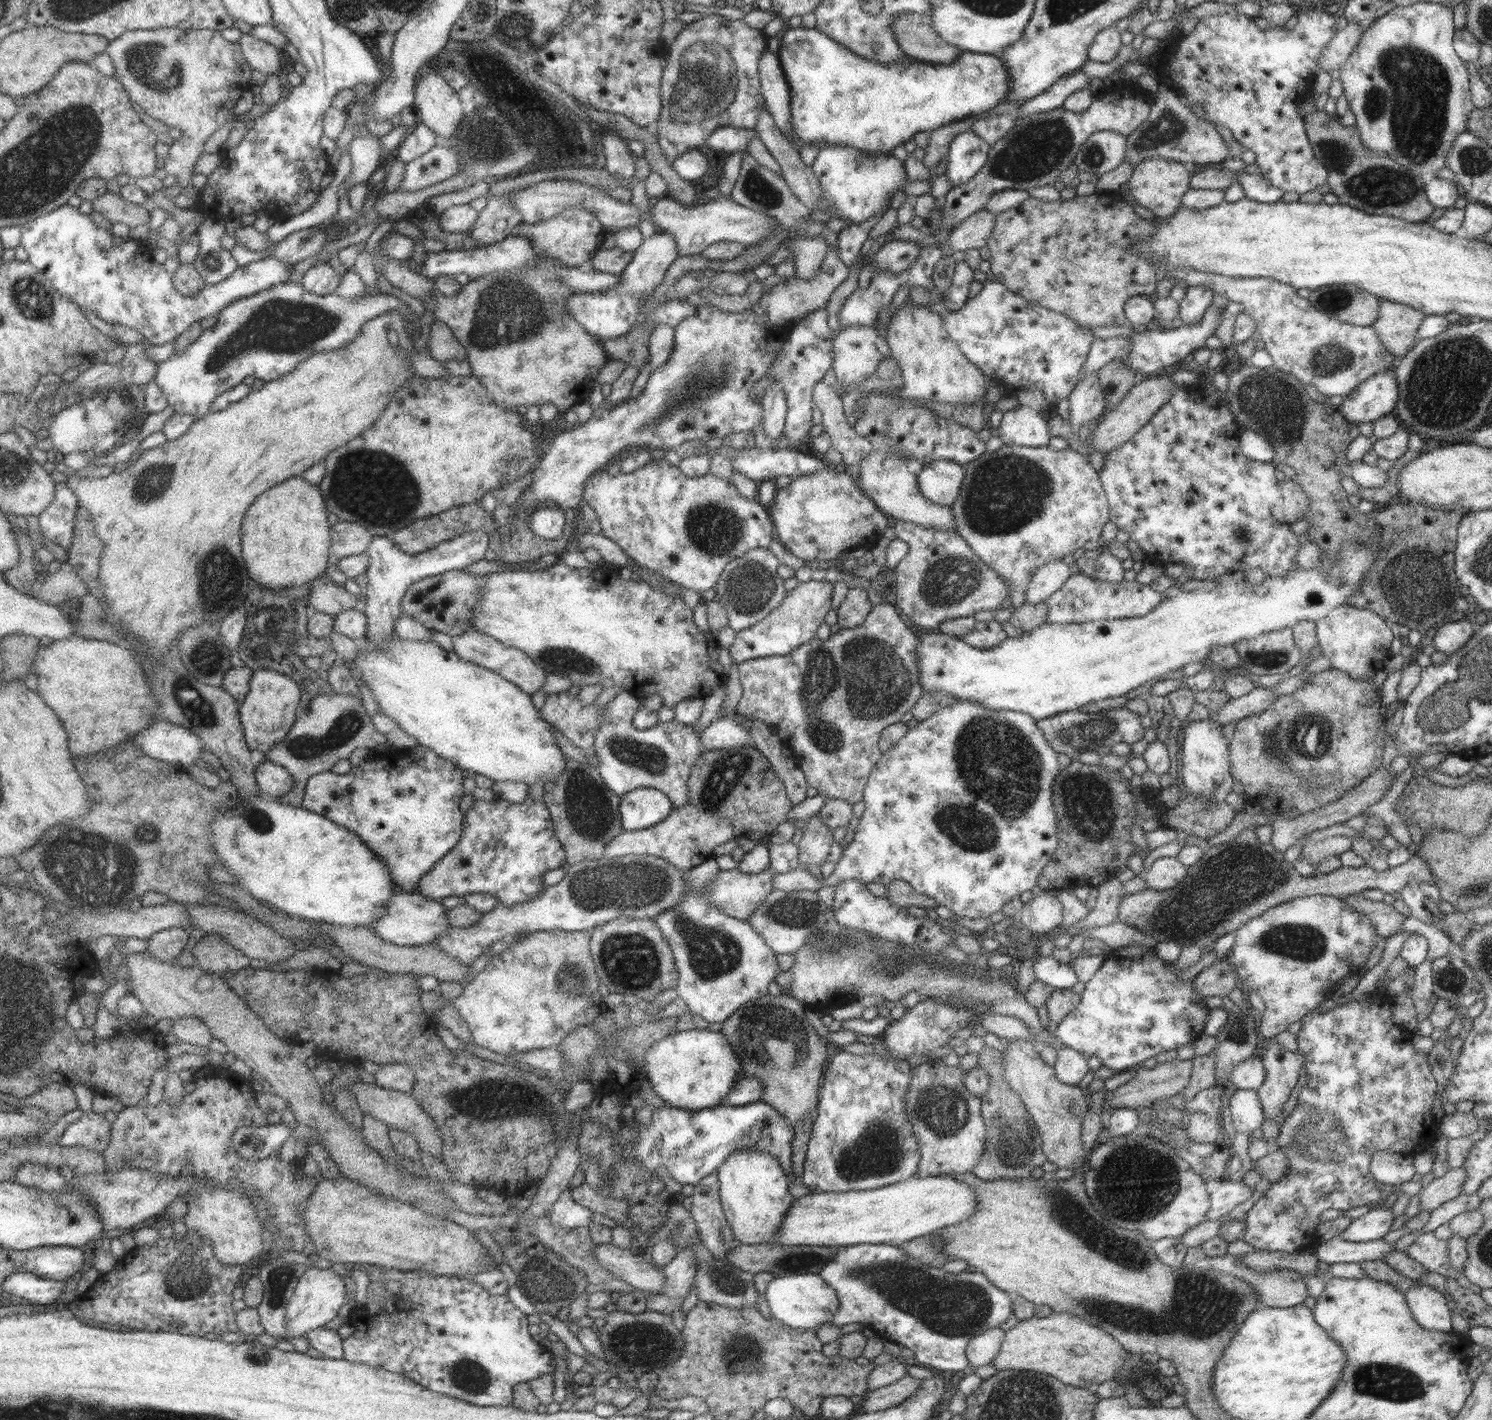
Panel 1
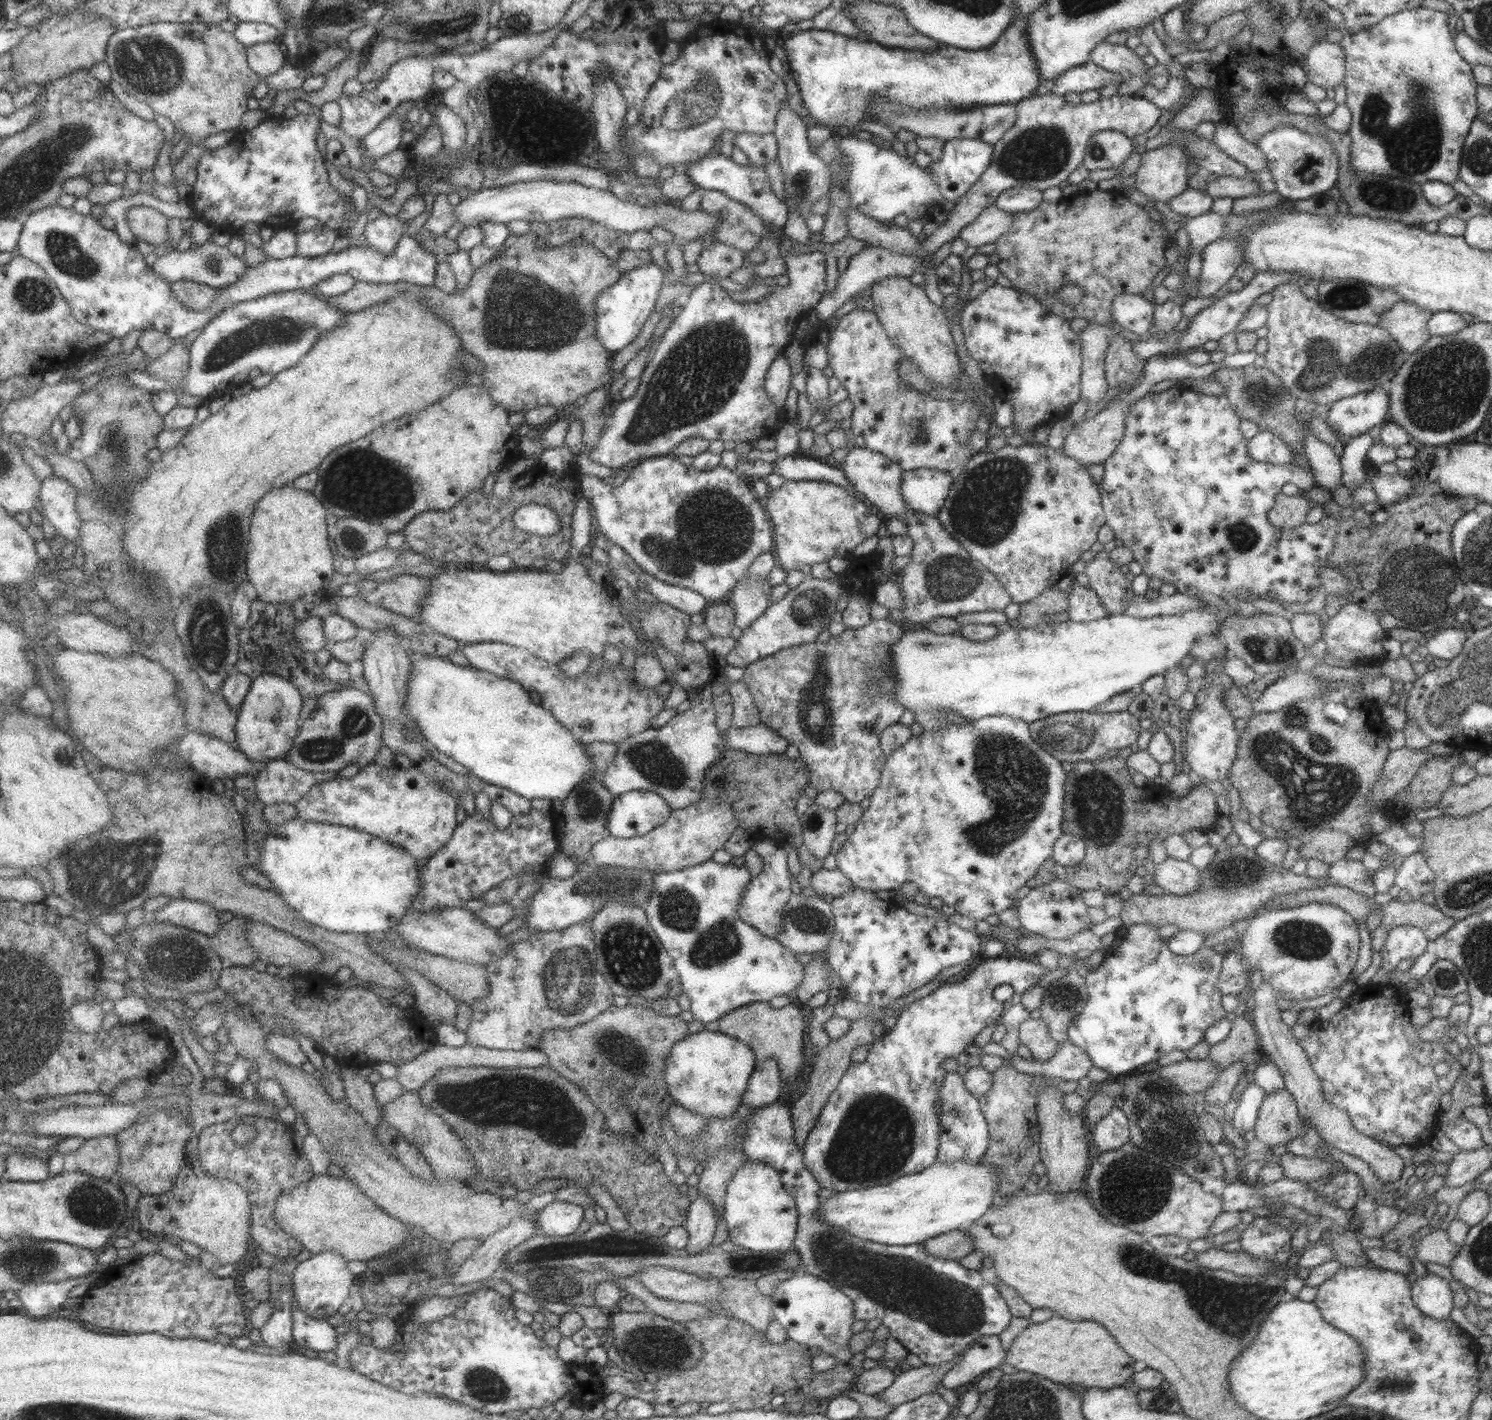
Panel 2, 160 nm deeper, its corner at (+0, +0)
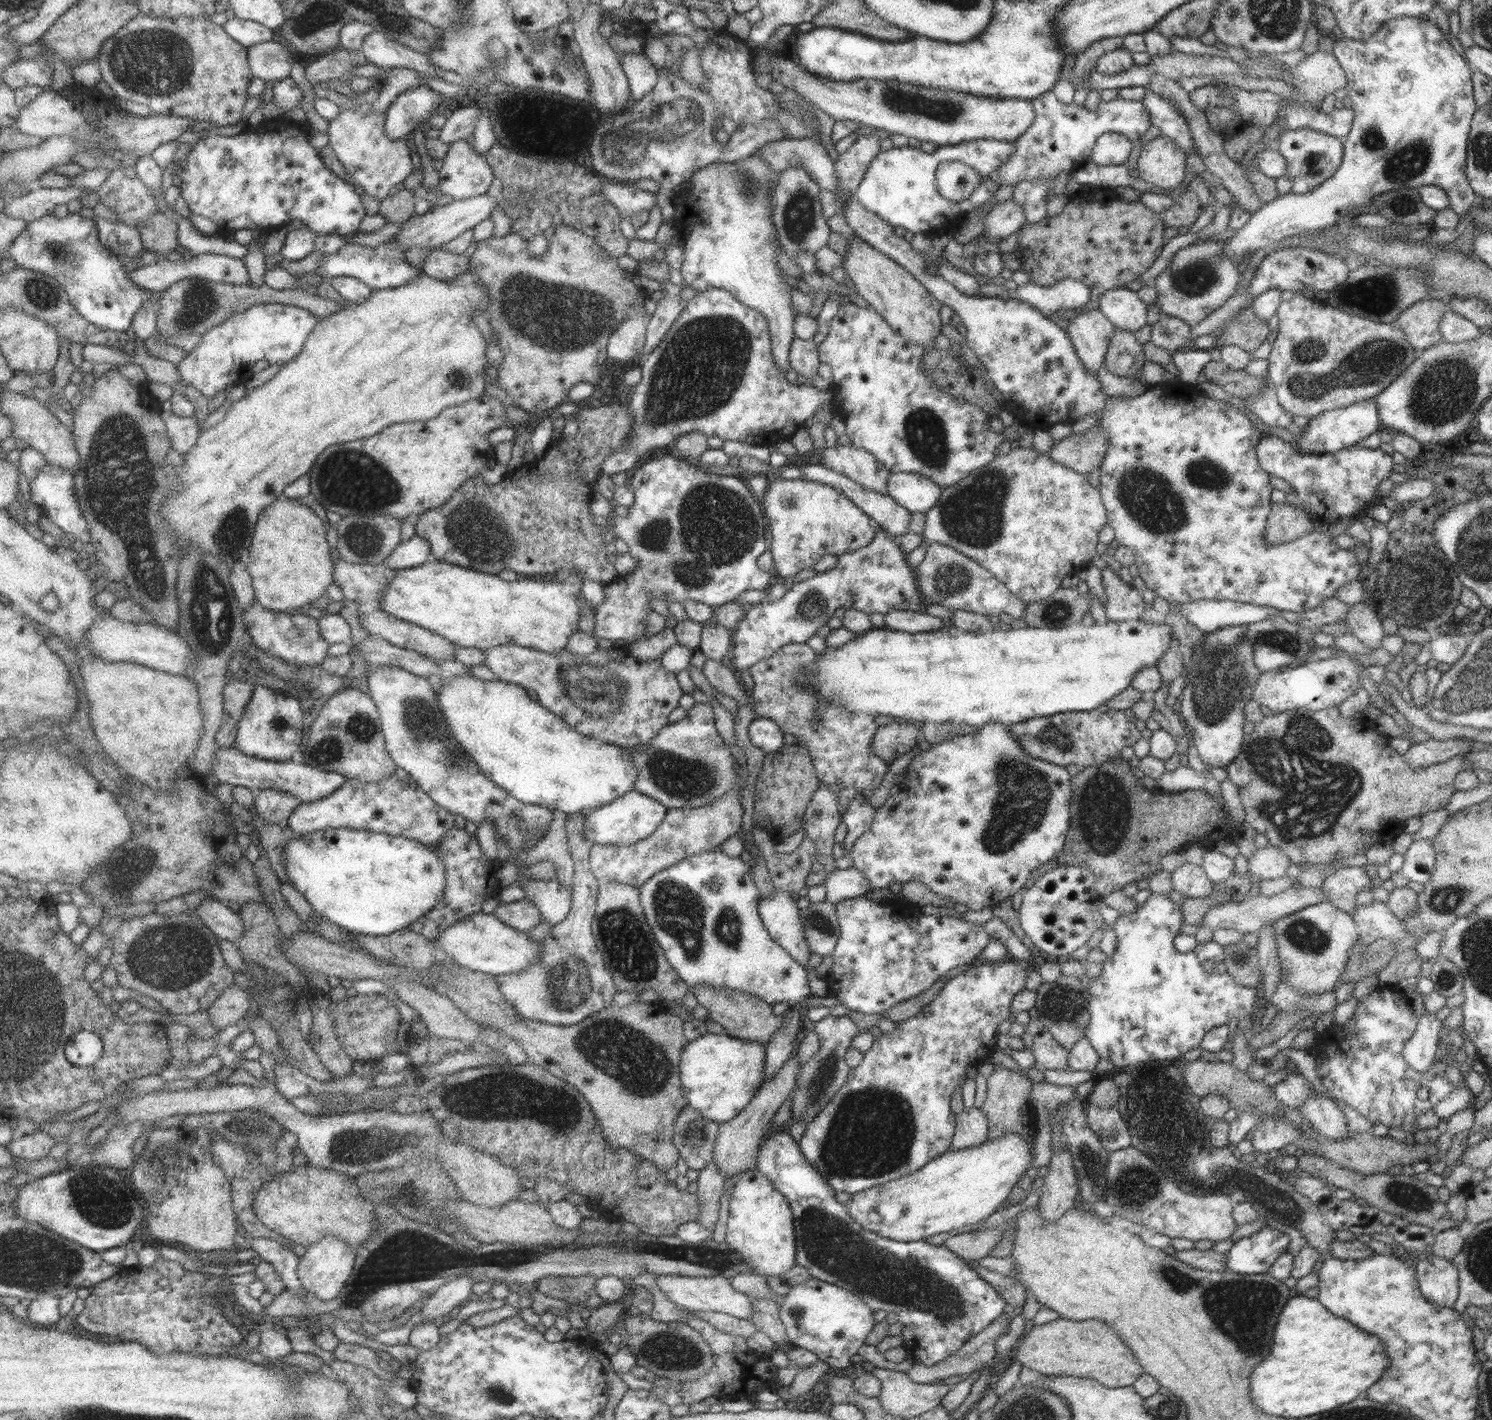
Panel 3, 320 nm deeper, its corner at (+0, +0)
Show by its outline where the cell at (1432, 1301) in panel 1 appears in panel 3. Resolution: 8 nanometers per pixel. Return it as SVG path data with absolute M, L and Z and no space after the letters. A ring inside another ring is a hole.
M1430 1254L1414 1265L1421 1296L1438 1307L1452 1308L1458 1295L1458 1272L1449 1259Z

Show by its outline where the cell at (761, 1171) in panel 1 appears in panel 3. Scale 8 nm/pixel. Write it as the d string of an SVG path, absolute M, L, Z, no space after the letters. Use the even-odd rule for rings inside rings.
M755 1168L740 1174L739 1180L732 1186L730 1201L728 1203L728 1219L726 1220L726 1233L724 1241L738 1253L738 1256L752 1268L752 1272L759 1276L781 1276L795 1262L795 1231L793 1230L793 1217L788 1200L773 1188L773 1185Z

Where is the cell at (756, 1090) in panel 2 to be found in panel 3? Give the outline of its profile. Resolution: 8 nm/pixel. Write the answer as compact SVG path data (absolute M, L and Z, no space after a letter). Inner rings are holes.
M789 1010L784 1016L782 1025L764 1044L764 1078L762 1078L762 1082L770 1079L770 1076L773 1076L773 1073L782 1066L784 1060L791 1056L799 1023L799 1010Z

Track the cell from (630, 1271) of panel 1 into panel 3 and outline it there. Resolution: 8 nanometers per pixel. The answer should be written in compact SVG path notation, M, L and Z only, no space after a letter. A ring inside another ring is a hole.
M659 1275L656 1278L656 1284L671 1303L675 1303L688 1311L718 1312L745 1320L748 1320L752 1315L751 1298L738 1290L734 1290L729 1284L729 1279L719 1275L710 1277Z

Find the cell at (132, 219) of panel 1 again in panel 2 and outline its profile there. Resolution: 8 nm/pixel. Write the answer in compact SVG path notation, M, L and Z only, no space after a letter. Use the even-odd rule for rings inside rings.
M133 206L127 212L127 220L133 235L155 247L166 244L169 240L169 217L155 208Z

